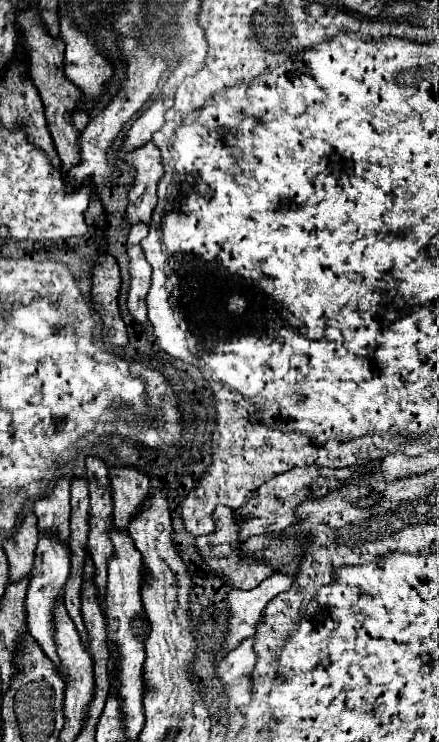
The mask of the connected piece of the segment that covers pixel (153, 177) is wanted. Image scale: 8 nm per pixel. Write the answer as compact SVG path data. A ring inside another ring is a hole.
M148 142L144 148L130 152L124 160L128 166L136 170L134 182L128 190L126 220L130 224L138 224L138 222L148 224L158 200L156 186L164 172L164 166L160 162L160 150L152 142Z

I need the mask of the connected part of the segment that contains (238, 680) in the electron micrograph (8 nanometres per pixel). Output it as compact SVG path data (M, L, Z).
M252 638L244 640L240 648L232 650L218 666L216 678L222 682L228 694L228 718L242 718L238 706L248 704L252 688L252 668L256 664L256 652L252 650Z

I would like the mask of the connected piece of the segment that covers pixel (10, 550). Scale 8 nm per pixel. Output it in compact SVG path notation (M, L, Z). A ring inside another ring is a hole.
M28 512L16 532L2 544L8 564L10 564L10 580L20 580L20 576L30 576L34 550L38 544L38 526L34 512Z

